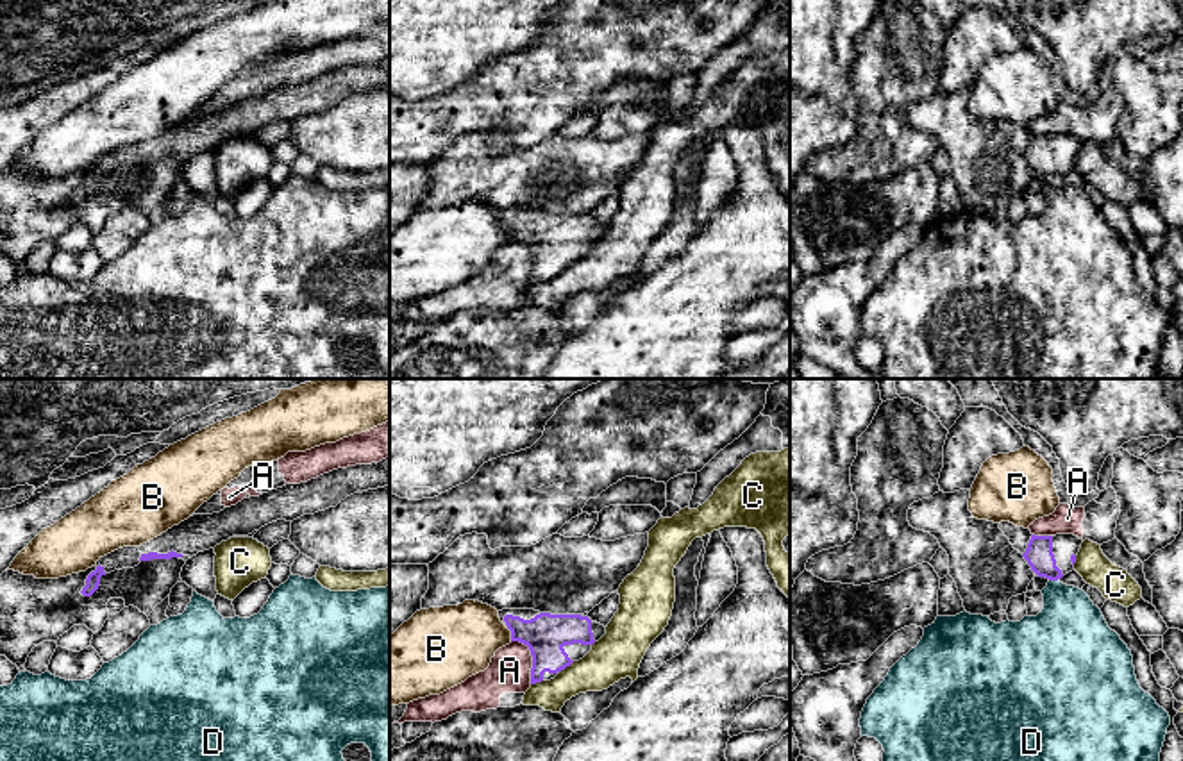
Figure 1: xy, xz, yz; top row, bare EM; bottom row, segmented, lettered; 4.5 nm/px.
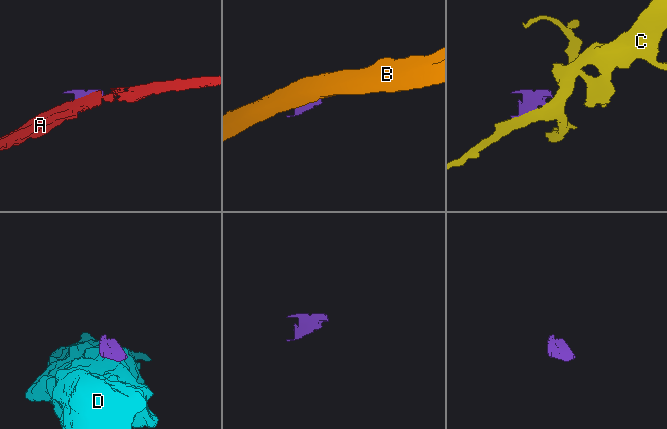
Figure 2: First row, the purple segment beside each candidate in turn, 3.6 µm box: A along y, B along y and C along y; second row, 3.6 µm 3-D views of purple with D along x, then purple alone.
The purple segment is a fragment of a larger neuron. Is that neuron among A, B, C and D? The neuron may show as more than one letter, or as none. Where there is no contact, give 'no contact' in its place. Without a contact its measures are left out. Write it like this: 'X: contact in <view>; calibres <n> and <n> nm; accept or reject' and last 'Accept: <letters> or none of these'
A: contact in xz; calibres 200 and 190 nm; reject
B: contact in xz; calibres 200 and 320 nm; reject
C: contact in xz; calibres 200 and 220 nm; reject
D: contact in yz; calibres 130 and 320 nm; reject
Accept: none of these

